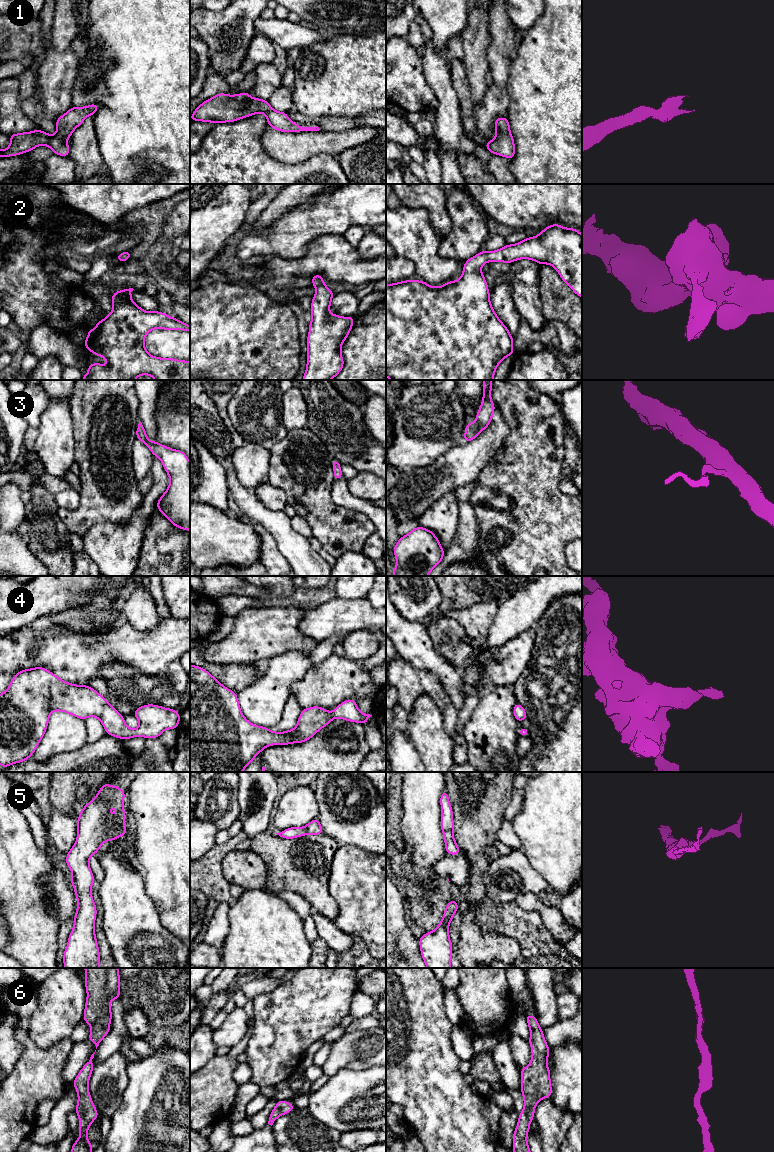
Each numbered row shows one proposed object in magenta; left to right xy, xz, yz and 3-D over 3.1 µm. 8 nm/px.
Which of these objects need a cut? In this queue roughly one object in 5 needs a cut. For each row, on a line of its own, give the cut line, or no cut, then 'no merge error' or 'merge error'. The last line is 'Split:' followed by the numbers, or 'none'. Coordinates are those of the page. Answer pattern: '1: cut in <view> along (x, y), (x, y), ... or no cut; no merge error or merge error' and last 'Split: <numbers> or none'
1: no cut; no merge error
2: no cut; no merge error
3: no cut; no merge error
4: no cut; no merge error
5: no cut; no merge error
6: no cut; no merge error
Split: none

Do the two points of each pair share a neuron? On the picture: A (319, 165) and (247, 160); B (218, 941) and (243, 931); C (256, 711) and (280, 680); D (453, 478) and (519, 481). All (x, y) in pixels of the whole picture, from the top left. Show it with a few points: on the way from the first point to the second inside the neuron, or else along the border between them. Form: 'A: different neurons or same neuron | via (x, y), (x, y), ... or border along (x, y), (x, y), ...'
A: same neuron | via (301, 172), (265, 172)
B: different neurons | border along (229, 915), (229, 931), (220, 950)
C: same neuron | via (262, 703), (276, 688)
D: different neurons | border along (489, 459), (474, 480)

